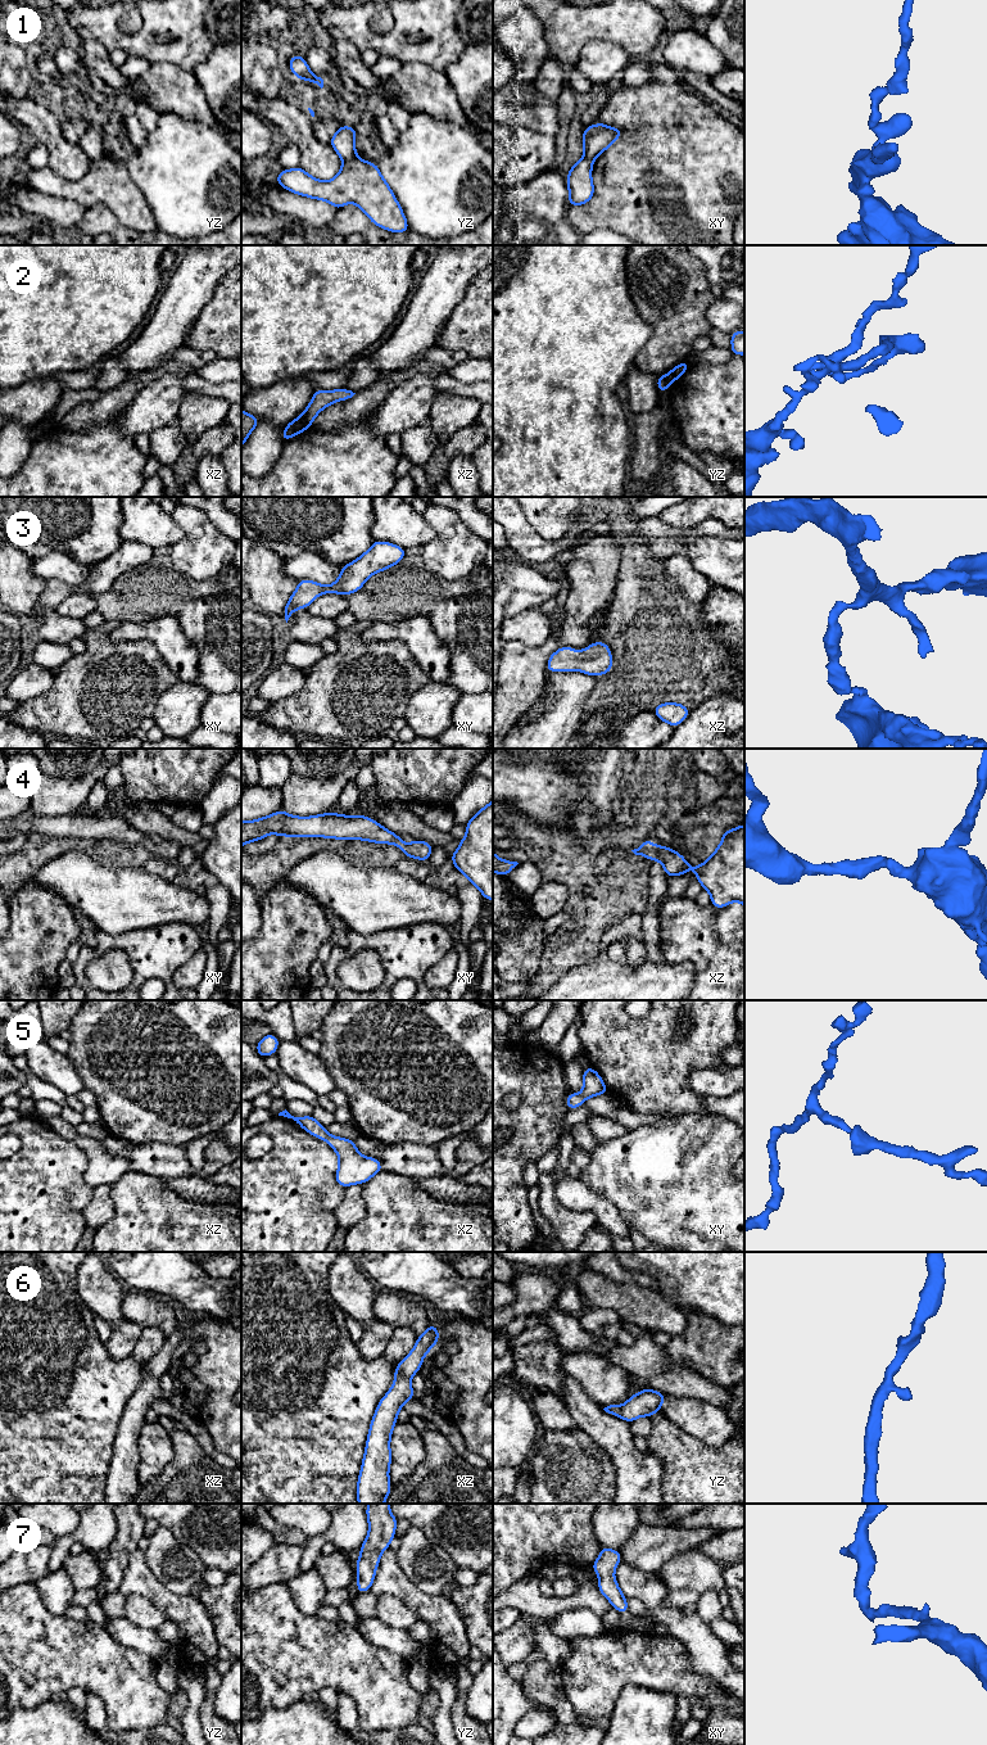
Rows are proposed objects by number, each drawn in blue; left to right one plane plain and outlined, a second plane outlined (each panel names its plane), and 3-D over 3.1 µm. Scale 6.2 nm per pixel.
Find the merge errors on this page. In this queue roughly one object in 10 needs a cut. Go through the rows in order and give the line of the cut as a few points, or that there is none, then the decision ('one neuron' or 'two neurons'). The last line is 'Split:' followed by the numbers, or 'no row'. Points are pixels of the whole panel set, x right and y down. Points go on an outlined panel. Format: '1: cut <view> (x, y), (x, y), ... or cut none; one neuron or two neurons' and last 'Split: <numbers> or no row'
1: cut yz (356, 156), (343, 161); two neurons
2: cut xz (304, 410), (303, 419), (309, 425); two neurons
3: cut none; one neuron
4: cut none; one neuron
5: cut none; one neuron
6: cut none; one neuron
7: cut none; one neuron
Split: 1, 2

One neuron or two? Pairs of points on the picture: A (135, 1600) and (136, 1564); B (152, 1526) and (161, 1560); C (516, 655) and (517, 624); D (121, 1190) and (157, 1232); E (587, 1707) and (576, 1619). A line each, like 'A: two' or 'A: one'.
A: two
B: two
C: two
D: one
E: two

